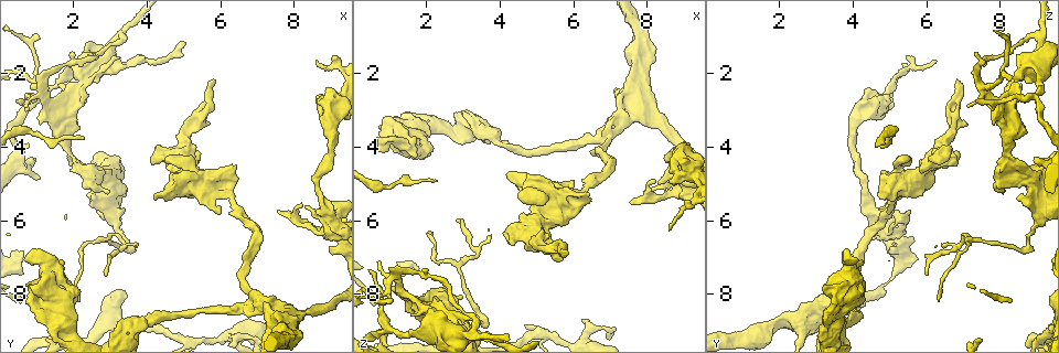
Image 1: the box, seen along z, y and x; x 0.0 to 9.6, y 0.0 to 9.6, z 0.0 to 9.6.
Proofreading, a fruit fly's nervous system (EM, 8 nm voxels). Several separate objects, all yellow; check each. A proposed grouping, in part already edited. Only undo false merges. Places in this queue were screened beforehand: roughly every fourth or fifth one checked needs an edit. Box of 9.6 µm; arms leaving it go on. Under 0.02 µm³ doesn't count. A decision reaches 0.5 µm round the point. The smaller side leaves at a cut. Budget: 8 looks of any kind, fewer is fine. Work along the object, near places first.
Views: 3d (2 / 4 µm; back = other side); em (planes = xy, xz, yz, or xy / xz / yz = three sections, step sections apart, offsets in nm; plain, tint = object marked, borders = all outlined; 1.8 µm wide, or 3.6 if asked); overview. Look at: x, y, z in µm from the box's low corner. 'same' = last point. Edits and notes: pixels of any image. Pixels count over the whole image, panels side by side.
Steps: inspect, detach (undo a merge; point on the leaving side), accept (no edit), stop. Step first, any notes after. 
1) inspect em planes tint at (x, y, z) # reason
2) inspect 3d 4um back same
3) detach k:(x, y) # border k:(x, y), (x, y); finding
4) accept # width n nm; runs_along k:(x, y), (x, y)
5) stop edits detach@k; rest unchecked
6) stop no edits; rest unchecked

inspect 3d 2um back at (1.05, 2.40, 7.55) # a fork

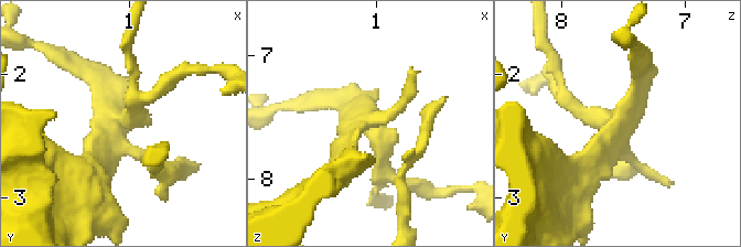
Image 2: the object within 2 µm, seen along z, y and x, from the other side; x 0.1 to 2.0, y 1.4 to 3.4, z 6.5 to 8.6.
inspect em planes plain at (1.08, 2.40, 7.58)

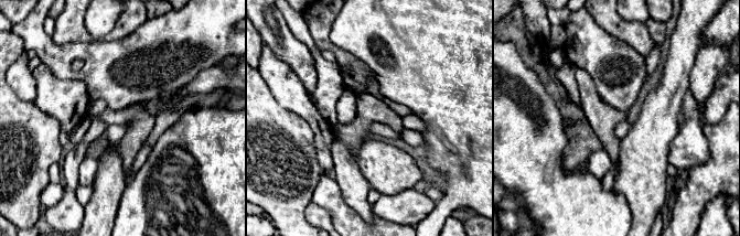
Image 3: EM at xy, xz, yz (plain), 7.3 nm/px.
inspect em planes tint same

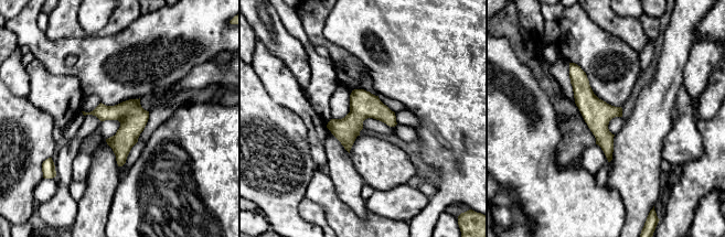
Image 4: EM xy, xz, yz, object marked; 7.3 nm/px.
accept # width 200 nm; one cell here

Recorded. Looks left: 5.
inspect em xz step 16 tint at (4.70, 4.40, 6.15)

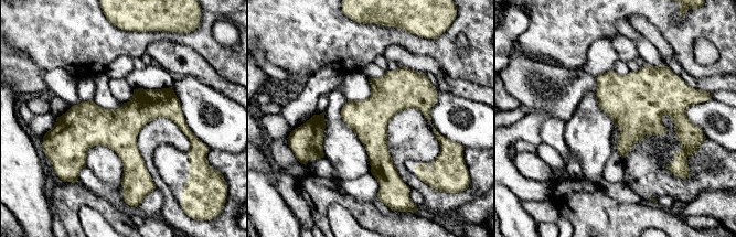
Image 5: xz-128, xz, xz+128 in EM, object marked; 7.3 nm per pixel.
accept # runs_along 5:(60, 121), (168, 110), (185, 130); all the same cell

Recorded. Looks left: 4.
inspect 3d 4um at (6.90, 8.20, 3.80) # three arms meet

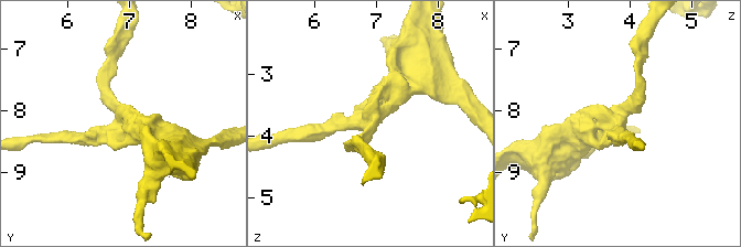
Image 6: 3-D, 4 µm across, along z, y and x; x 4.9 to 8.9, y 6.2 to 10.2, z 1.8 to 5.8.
inspect em planes borders at (6.90, 8.25, 3.75)

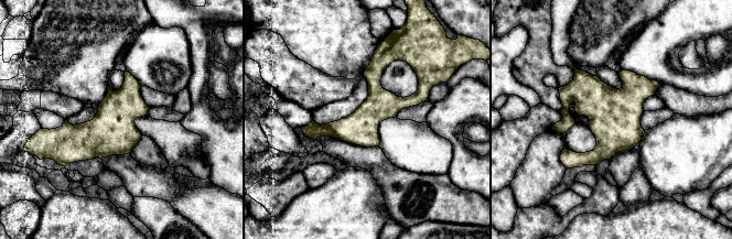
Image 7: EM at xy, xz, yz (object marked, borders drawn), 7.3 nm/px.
accept # width 260 nm; runs_along 7:(379, 56), (374, 102), (308, 133); continuous, no second cell

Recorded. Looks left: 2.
stop no edits; rest unchecked

